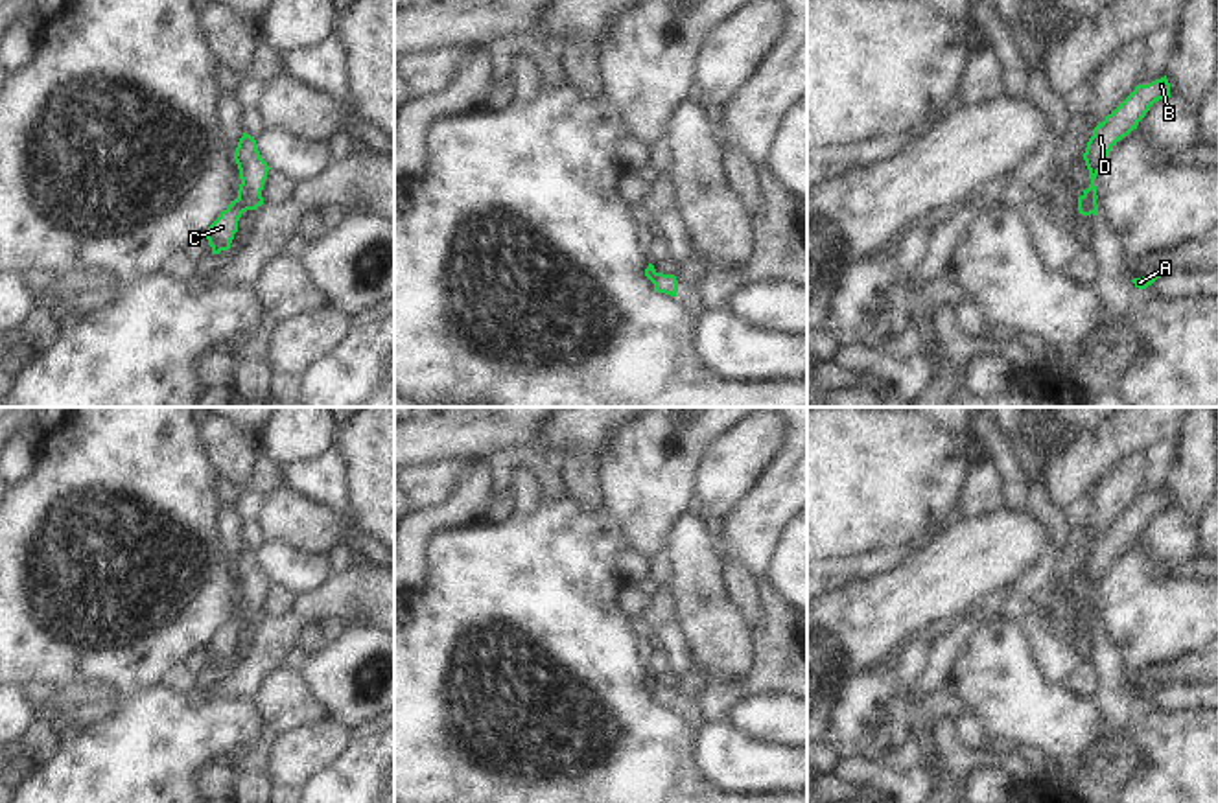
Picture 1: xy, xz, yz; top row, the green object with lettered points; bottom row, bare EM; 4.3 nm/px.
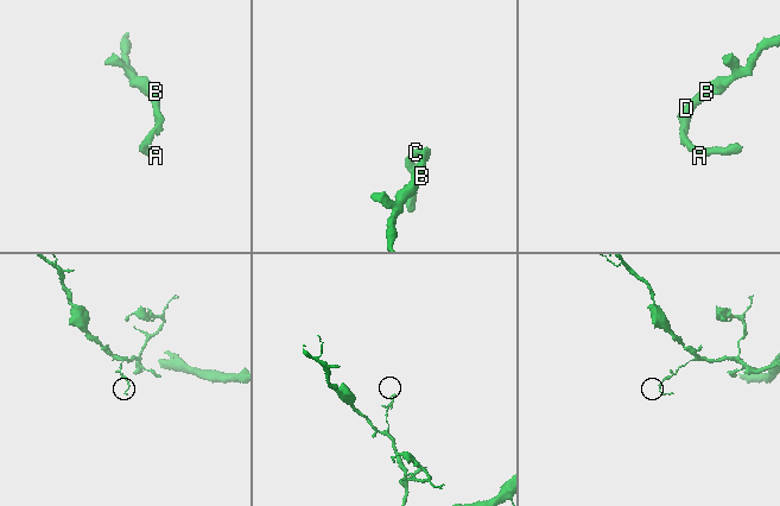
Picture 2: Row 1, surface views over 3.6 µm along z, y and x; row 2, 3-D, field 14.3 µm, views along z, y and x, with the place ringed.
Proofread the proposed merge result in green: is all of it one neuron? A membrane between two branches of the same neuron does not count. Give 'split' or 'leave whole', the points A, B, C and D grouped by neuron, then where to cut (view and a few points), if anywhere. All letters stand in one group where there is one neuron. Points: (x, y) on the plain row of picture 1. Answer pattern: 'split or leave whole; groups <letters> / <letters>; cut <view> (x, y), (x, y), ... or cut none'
split; groups A C / B D; cut yz (1082, 608), (1093, 616), (1093, 625)

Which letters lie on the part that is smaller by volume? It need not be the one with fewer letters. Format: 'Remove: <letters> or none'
Remove: A, C.

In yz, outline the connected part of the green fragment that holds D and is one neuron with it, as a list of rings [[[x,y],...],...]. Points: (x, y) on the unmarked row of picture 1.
[[[1166,488],[1148,497],[1137,497],[1135,503],[1111,527],[1107,527],[1102,536],[1095,540],[1083,565],[1091,591],[1089,600],[1083,602],[1083,610],[1095,615],[1093,628],[1098,628],[1095,591],[1102,582],[1104,571],[1118,553],[1137,541],[1150,519],[1165,510],[1170,510],[1170,495]]]

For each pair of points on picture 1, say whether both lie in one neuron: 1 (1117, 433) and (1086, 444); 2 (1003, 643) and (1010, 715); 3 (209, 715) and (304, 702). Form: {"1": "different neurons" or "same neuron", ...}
{"1": "same neuron", "2": "same neuron", "3": "different neurons"}

